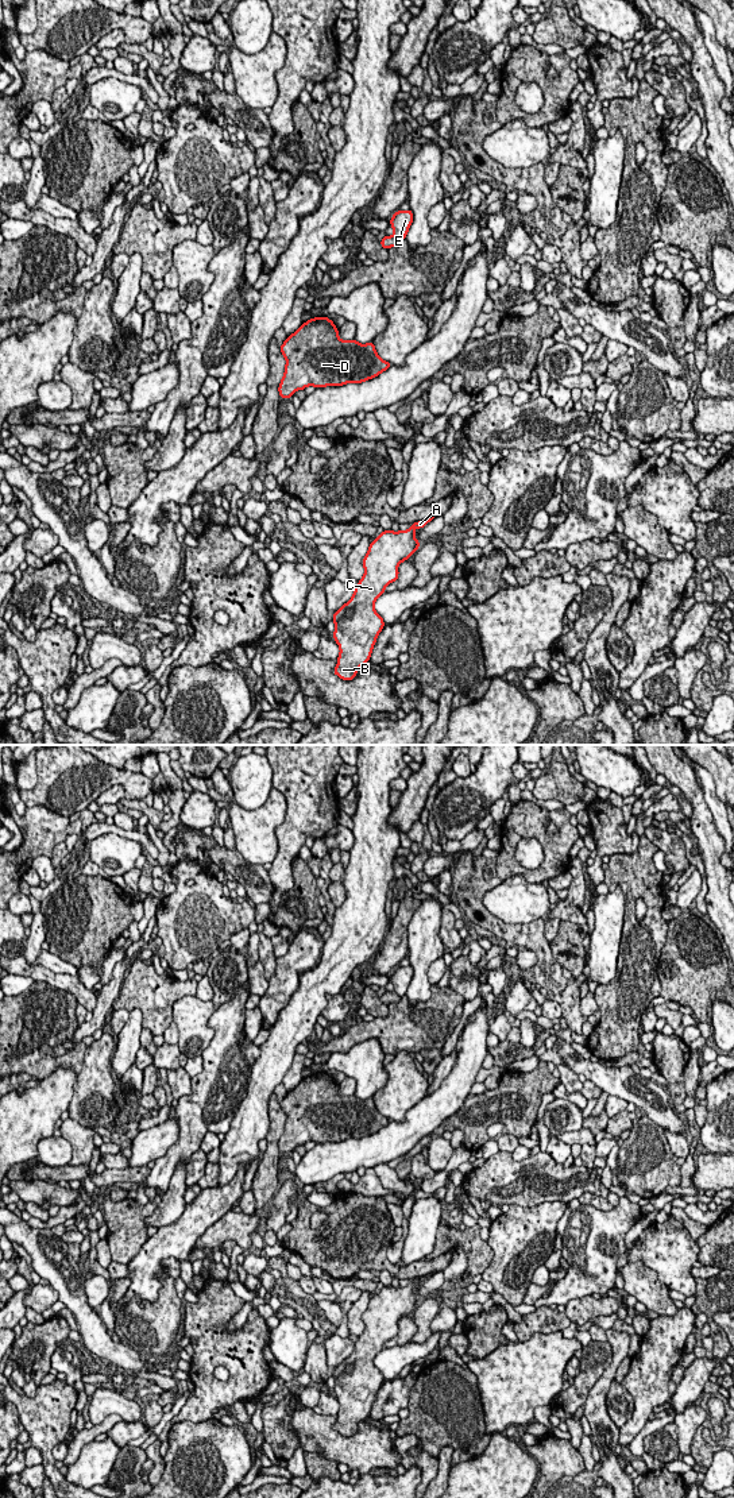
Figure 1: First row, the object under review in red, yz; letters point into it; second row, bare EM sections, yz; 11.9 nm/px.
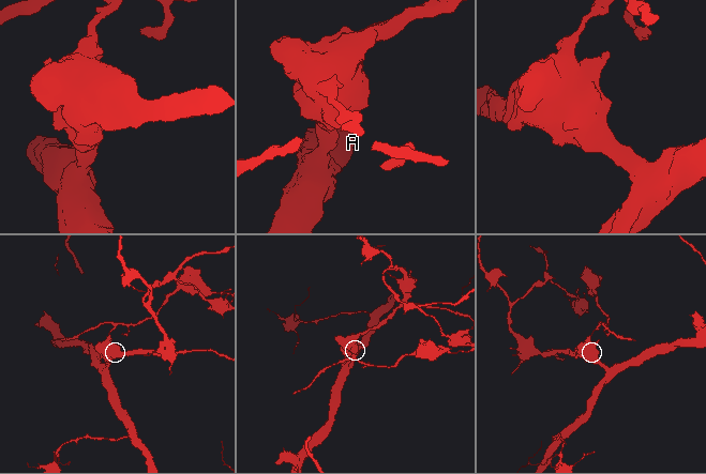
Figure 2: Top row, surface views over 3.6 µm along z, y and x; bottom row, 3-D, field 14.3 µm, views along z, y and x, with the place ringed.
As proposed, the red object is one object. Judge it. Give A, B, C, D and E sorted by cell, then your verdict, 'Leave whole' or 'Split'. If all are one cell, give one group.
Groups: A B C D / E. Split

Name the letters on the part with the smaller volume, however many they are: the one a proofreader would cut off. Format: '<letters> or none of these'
E

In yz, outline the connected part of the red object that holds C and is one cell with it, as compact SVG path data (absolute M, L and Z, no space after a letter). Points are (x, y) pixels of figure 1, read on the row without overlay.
M433 1274L413 1278L407 1286L383 1286L370 1300L363 1313L363 1333L352 1354L333 1370L333 1394L340 1404L333 1429L340 1435L352 1436L358 1424L370 1416L376 1393L385 1382L374 1359L386 1348L385 1343L398 1335L398 1321L418 1305L421 1298L414 1293L414 1285L424 1283Z

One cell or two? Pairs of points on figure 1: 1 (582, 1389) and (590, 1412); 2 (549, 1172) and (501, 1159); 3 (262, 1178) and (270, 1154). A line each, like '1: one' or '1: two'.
1: two
2: one
3: one

